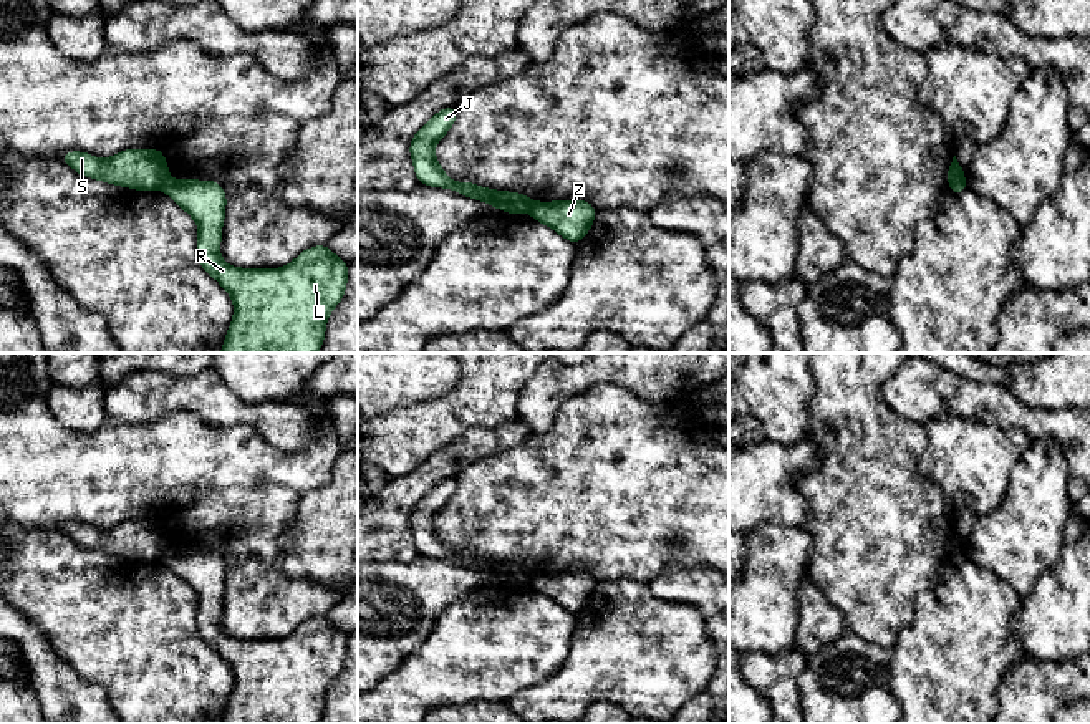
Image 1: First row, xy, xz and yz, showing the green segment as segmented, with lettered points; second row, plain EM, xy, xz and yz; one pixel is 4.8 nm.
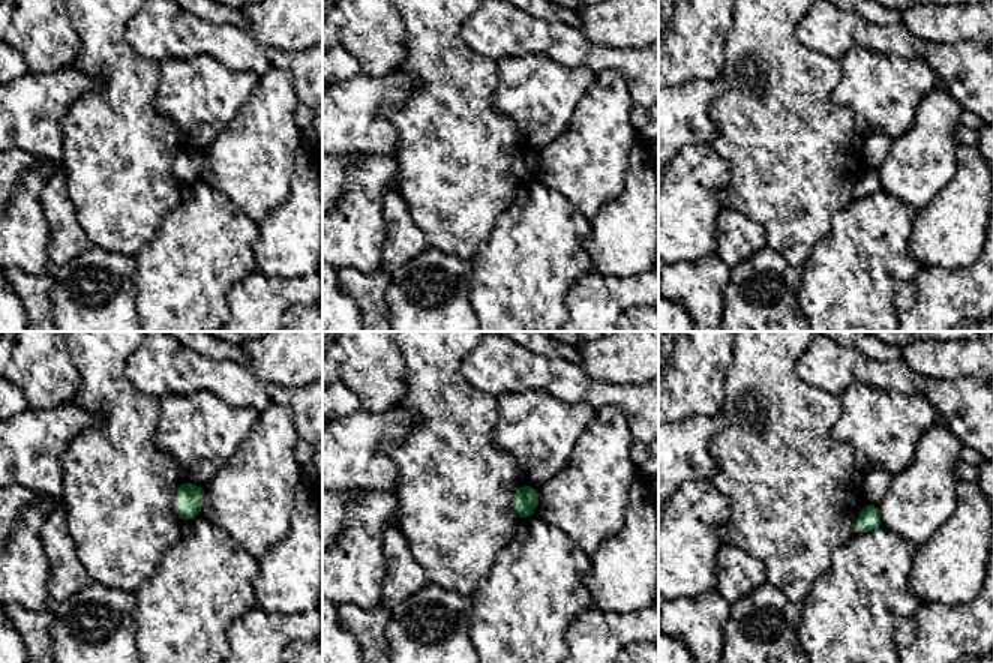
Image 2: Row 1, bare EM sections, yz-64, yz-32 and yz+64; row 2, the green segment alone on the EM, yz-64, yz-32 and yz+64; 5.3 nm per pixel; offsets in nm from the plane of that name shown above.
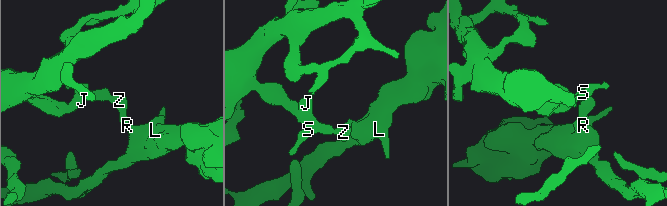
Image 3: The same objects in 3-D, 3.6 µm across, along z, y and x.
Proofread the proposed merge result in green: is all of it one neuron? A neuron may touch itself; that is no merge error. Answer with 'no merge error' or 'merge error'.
merge error

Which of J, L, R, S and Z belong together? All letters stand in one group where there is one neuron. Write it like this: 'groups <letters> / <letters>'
groups J S / L R Z

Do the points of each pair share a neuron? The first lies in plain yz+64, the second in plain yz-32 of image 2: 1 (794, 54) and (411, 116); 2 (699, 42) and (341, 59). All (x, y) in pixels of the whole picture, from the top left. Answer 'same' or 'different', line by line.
1: same
2: different

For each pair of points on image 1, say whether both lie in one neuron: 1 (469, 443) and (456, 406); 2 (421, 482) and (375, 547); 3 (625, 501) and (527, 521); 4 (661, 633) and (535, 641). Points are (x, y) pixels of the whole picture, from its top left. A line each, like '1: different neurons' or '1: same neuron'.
1: different neurons
2: same neuron
3: same neuron
4: different neurons

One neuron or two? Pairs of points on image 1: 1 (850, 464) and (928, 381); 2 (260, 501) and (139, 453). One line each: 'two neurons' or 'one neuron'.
1: two neurons
2: two neurons

